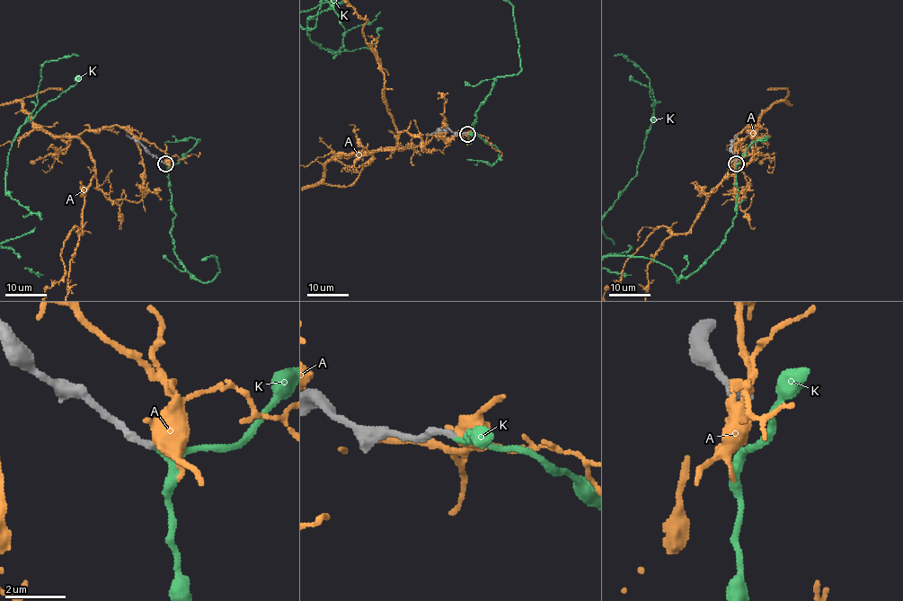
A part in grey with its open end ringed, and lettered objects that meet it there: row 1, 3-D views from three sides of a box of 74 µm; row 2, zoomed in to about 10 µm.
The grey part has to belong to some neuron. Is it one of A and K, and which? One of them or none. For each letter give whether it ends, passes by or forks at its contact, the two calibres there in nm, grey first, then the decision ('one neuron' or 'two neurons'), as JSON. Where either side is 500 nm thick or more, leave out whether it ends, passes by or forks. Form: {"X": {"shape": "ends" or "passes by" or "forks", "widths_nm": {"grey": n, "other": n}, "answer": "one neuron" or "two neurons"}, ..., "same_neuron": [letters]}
{"A": {"shape": "forks", "widths_nm": {"grey": 260, "other": 420}, "answer": "two neurons"}, "K": {"shape": "passes by", "widths_nm": {"grey": 260, "other": 140}, "answer": "one neuron"}, "same_neuron": ["K"]}

